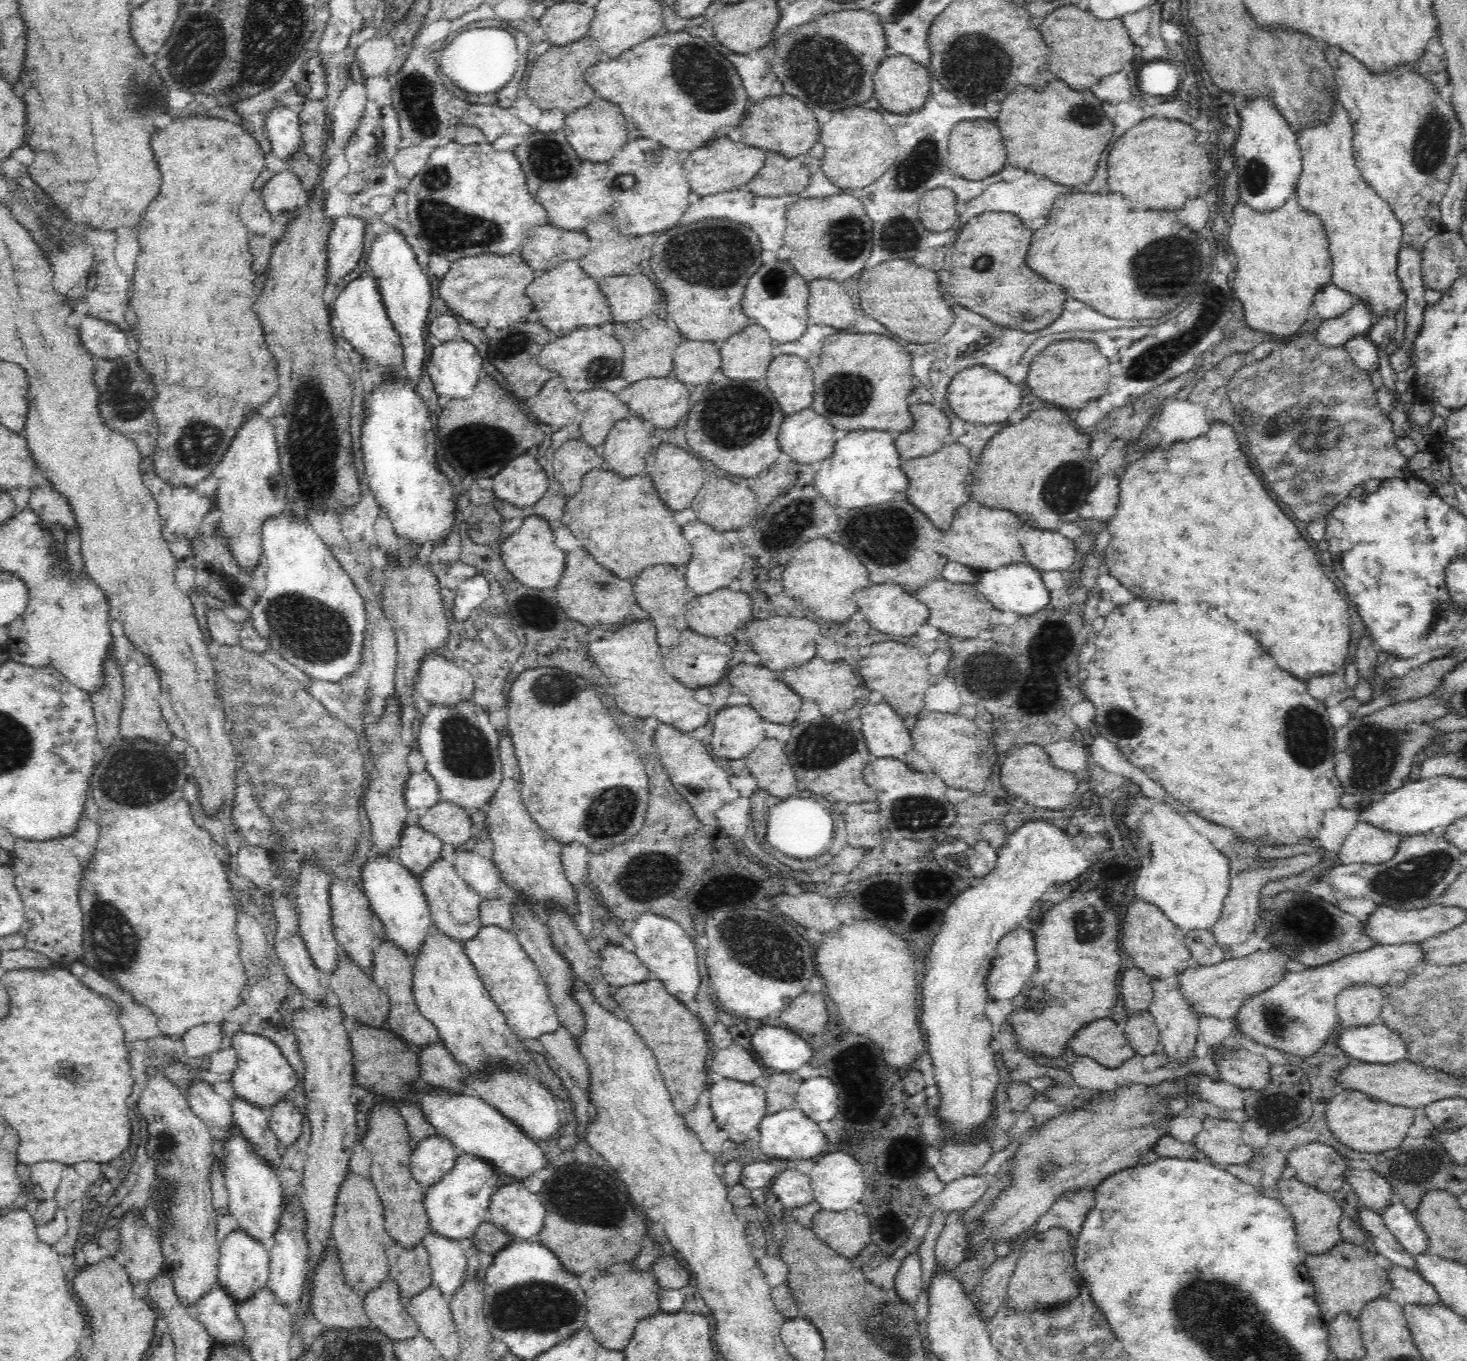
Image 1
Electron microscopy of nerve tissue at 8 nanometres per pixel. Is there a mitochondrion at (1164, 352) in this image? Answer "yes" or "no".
yes

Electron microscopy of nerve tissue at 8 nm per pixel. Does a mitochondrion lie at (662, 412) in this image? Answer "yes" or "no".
no

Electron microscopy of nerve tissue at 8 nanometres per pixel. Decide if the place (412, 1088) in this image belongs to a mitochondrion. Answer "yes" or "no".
no

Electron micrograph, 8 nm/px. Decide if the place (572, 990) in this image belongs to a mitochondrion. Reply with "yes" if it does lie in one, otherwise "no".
no

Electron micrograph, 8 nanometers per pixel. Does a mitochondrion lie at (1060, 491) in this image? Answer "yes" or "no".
yes

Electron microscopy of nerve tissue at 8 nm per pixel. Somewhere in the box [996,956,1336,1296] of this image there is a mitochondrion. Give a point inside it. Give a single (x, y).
(1274, 1019)

